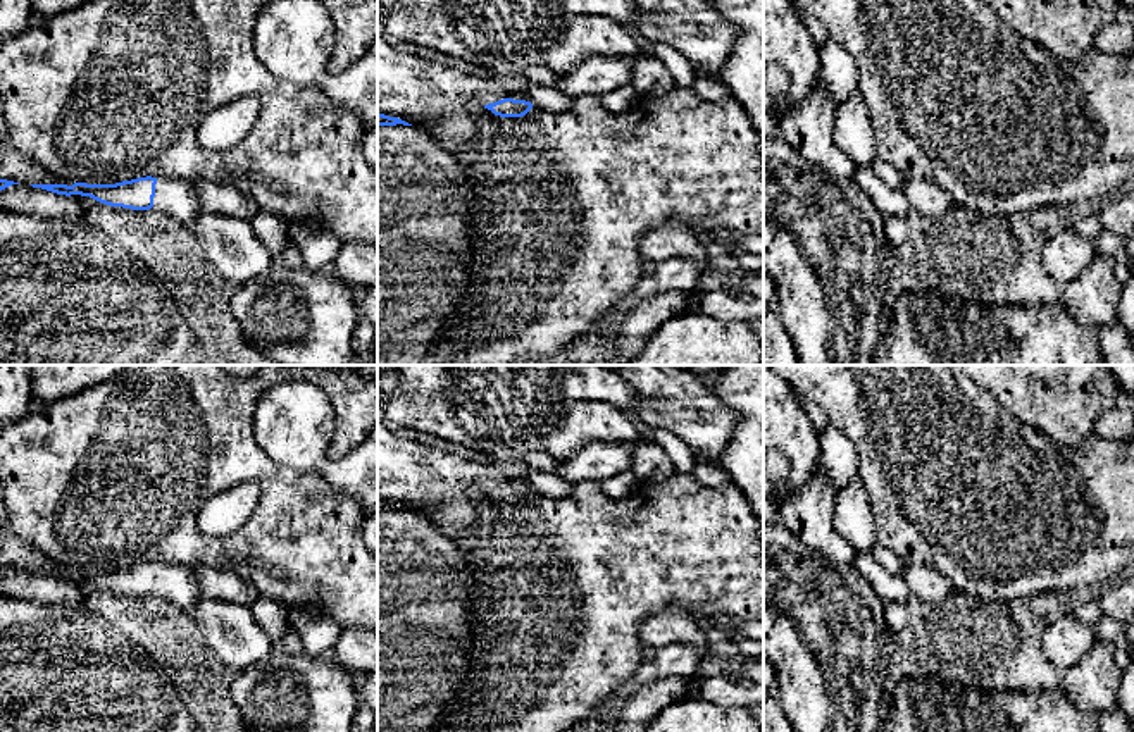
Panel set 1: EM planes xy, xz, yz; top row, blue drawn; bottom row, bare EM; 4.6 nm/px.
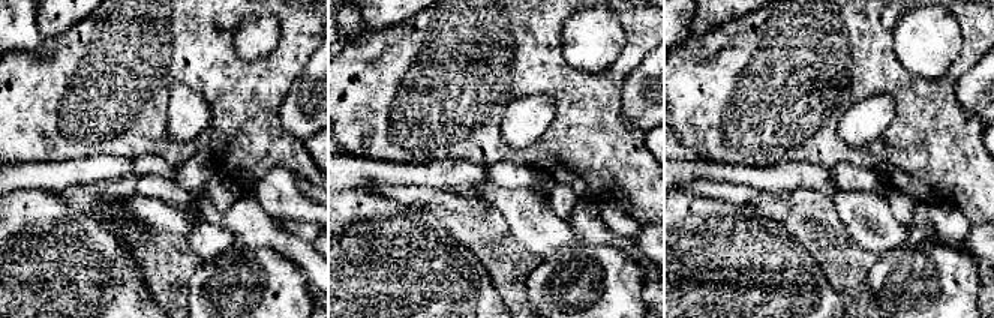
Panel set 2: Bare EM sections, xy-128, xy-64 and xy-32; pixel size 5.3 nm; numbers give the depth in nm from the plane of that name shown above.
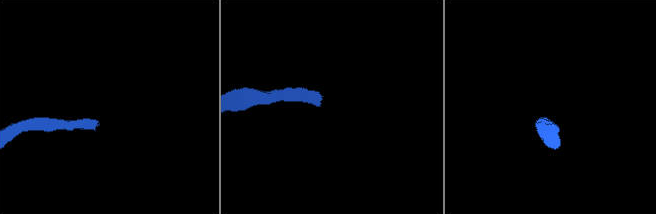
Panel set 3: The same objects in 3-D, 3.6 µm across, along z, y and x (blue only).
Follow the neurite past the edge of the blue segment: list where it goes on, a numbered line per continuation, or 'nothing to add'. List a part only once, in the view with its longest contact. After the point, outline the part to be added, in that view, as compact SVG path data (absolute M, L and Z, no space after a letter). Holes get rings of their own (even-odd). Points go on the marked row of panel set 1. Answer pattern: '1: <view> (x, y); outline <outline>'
1: xy (173, 197); outline M157 177L153 212L171 215L179 224L193 226L203 212L200 198L190 179Z

